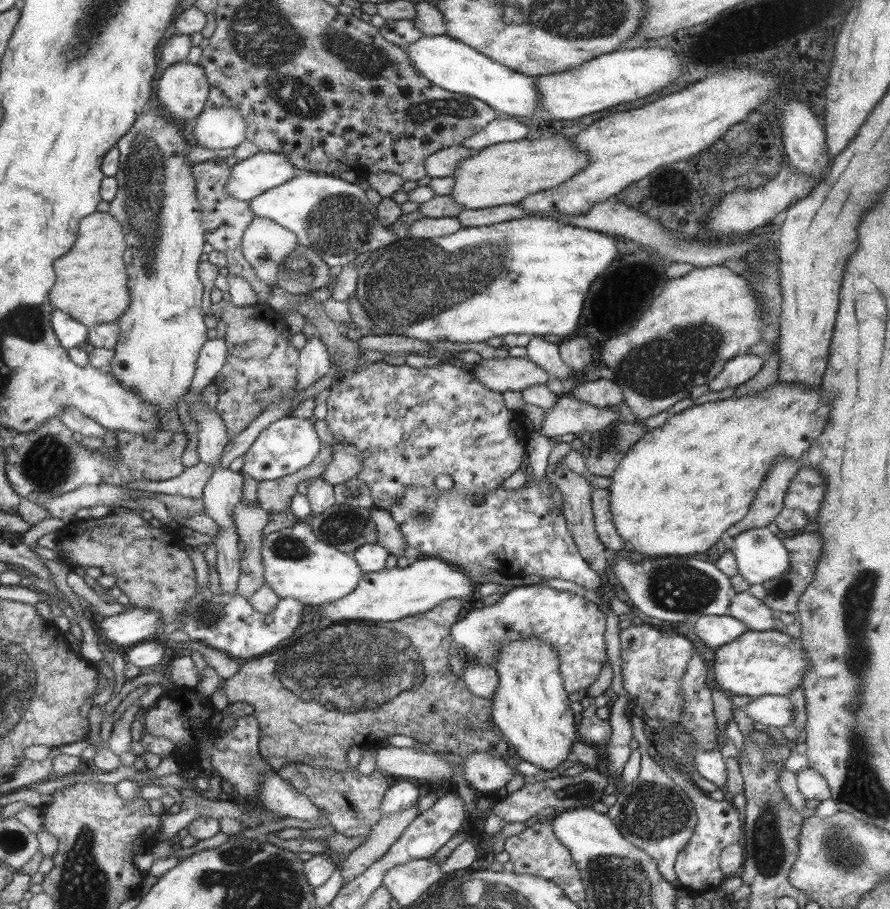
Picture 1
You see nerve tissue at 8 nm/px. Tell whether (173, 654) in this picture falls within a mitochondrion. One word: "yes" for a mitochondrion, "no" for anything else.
no

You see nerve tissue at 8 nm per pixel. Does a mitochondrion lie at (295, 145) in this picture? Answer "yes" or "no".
no

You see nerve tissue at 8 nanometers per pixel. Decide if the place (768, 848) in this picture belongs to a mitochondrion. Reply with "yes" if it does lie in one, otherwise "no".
yes

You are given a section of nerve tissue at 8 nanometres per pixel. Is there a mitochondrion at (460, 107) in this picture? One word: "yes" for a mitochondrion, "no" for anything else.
yes

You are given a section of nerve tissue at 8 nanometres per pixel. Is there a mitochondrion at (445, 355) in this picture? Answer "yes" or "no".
no

